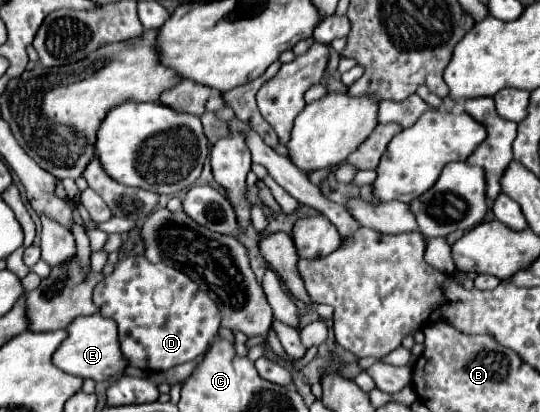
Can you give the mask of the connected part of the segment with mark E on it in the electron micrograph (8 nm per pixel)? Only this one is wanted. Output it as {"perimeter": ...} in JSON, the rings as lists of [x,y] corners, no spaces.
{"perimeter":[[[101,314],[93,316],[81,316],[75,318],[67,328],[67,338],[61,342],[61,346],[53,354],[53,366],[59,370],[65,370],[67,374],[79,376],[79,378],[93,378],[95,382],[107,380],[113,374],[123,374],[127,368],[127,360],[123,358],[119,350],[117,340],[117,324],[109,318],[103,318]]]}

